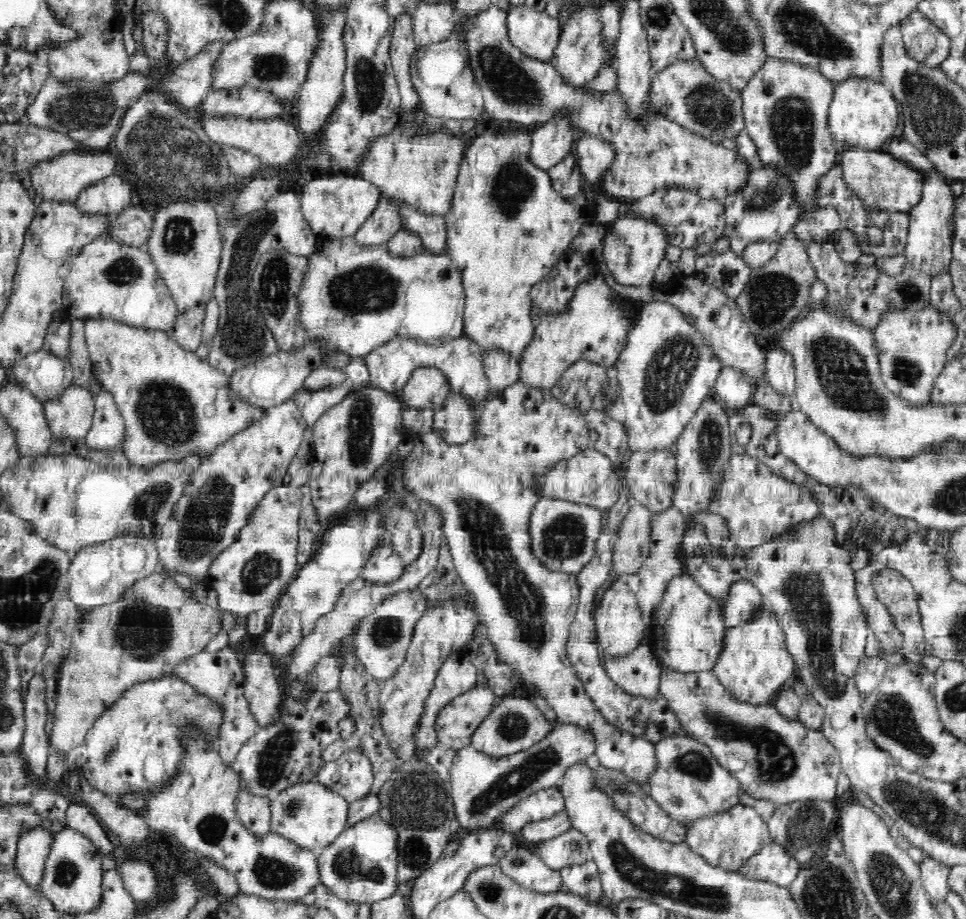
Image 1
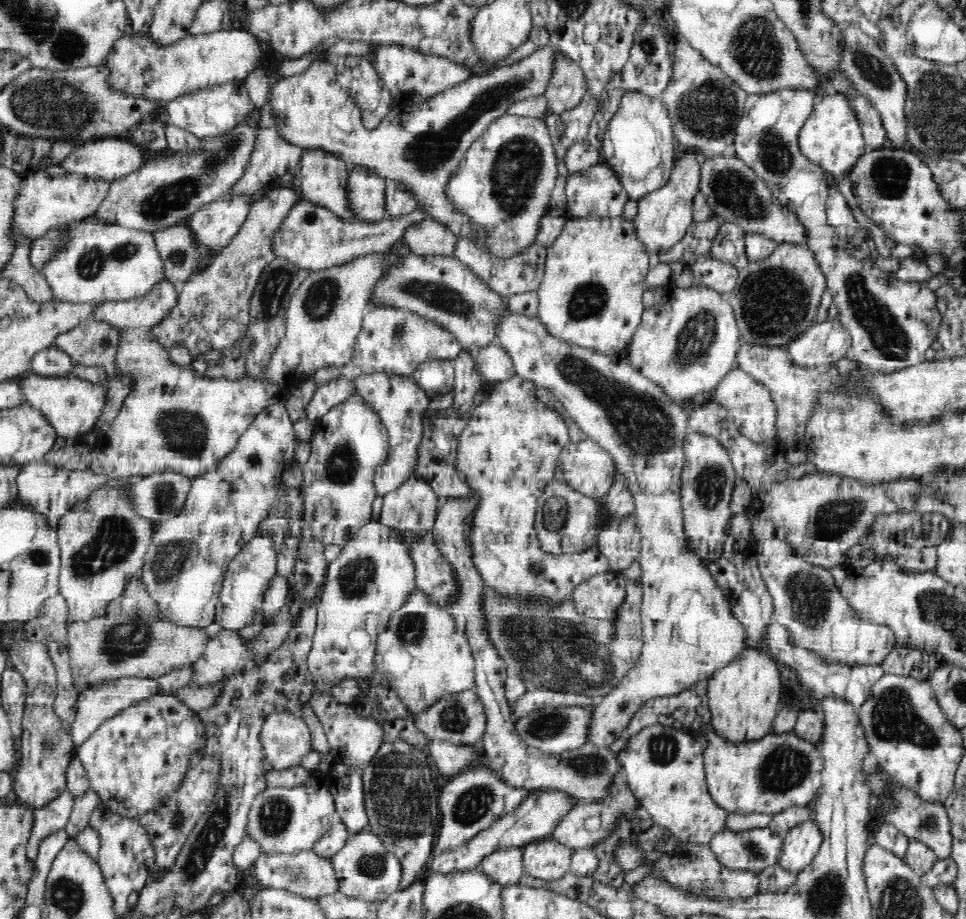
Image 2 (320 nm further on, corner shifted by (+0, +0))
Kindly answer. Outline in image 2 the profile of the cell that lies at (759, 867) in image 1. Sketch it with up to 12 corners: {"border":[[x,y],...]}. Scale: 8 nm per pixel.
{"border":[[814,820],[786,831],[777,865],[792,874],[822,844]]}

